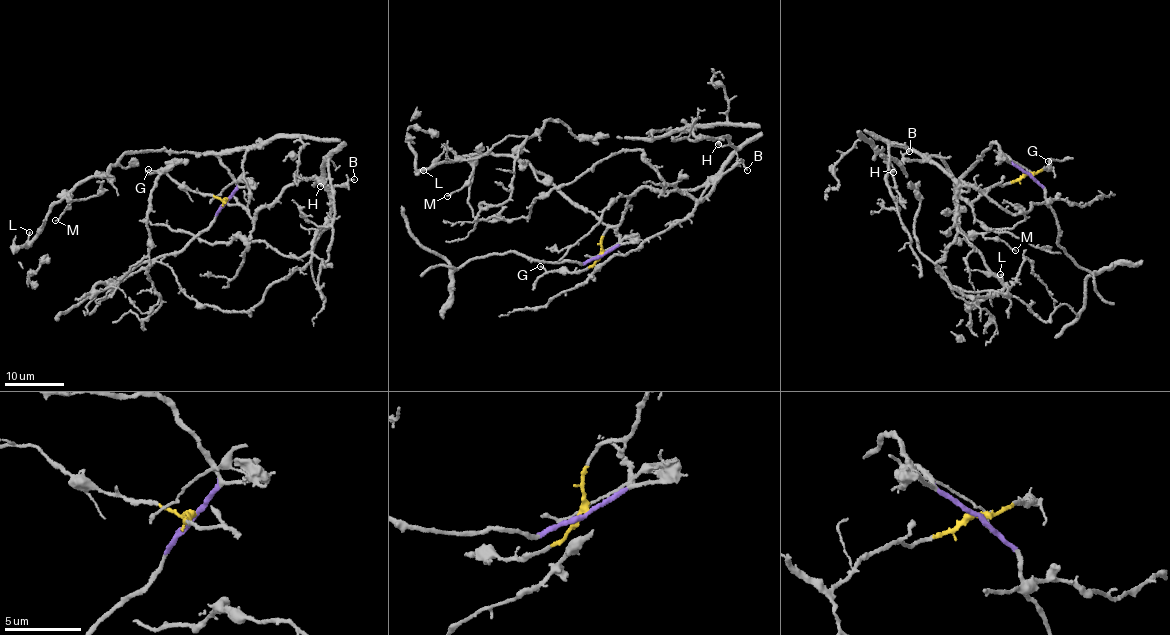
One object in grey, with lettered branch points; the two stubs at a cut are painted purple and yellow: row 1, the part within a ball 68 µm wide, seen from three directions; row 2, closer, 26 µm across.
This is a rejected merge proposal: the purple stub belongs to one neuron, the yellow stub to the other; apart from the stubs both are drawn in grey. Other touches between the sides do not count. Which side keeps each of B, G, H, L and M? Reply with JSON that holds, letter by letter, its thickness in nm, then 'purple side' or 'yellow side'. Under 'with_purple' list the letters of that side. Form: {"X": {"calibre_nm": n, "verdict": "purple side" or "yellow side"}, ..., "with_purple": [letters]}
{"B": {"calibre_nm": 120, "verdict": "yellow side"}, "G": {"calibre_nm": 110, "verdict": "yellow side"}, "H": {"calibre_nm": 140, "verdict": "yellow side"}, "L": {"calibre_nm": 160, "verdict": "purple side"}, "M": {"calibre_nm": 120, "verdict": "purple side"}, "with_purple": ["L", "M"]}

